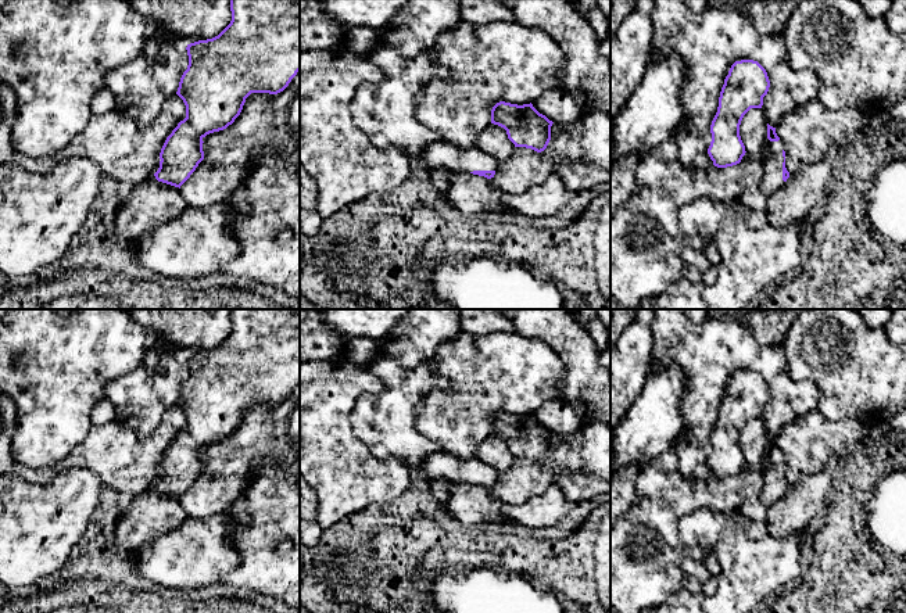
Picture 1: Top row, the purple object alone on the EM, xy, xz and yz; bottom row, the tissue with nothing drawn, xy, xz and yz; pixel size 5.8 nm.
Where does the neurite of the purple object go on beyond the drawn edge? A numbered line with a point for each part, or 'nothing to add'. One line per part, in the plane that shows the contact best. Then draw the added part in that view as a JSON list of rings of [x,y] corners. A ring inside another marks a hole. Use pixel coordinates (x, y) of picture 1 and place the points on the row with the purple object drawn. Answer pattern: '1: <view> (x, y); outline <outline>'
1: yz (772, 180); outline [[[781,140],[769,143],[769,157],[764,161],[763,178],[759,182],[759,189],[767,198],[784,186],[783,150],[784,143]]]

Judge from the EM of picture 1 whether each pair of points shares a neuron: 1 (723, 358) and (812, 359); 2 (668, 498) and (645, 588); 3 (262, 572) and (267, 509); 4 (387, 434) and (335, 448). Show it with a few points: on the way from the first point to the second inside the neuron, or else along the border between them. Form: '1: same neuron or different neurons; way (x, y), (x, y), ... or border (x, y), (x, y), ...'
1: different neurons; border (781, 344), (788, 375), (795, 380), (810, 380)
2: same neuron; way (652, 520), (645, 540), (645, 566)
3: same neuron; way (262, 556), (262, 530), (267, 524)
4: different neurons; border (351, 411), (353, 432), (378, 456), (390, 459)

